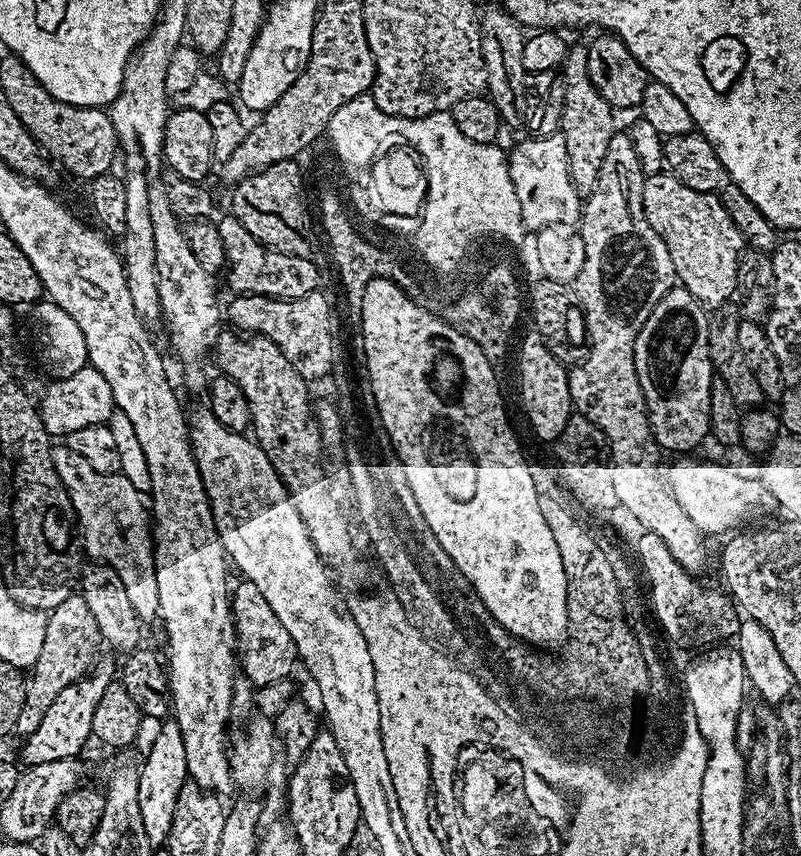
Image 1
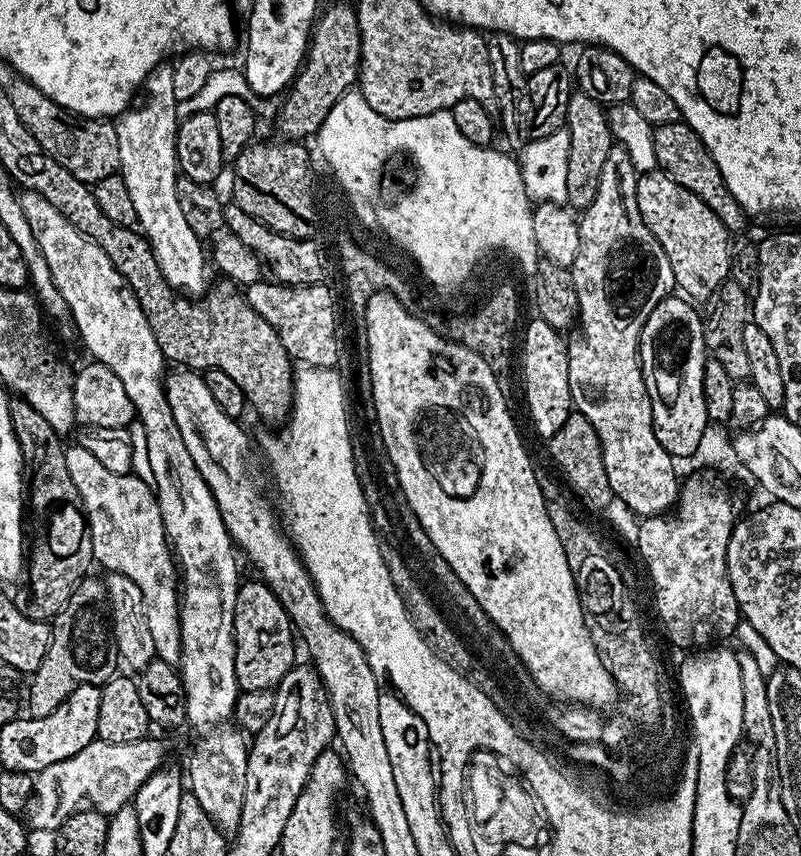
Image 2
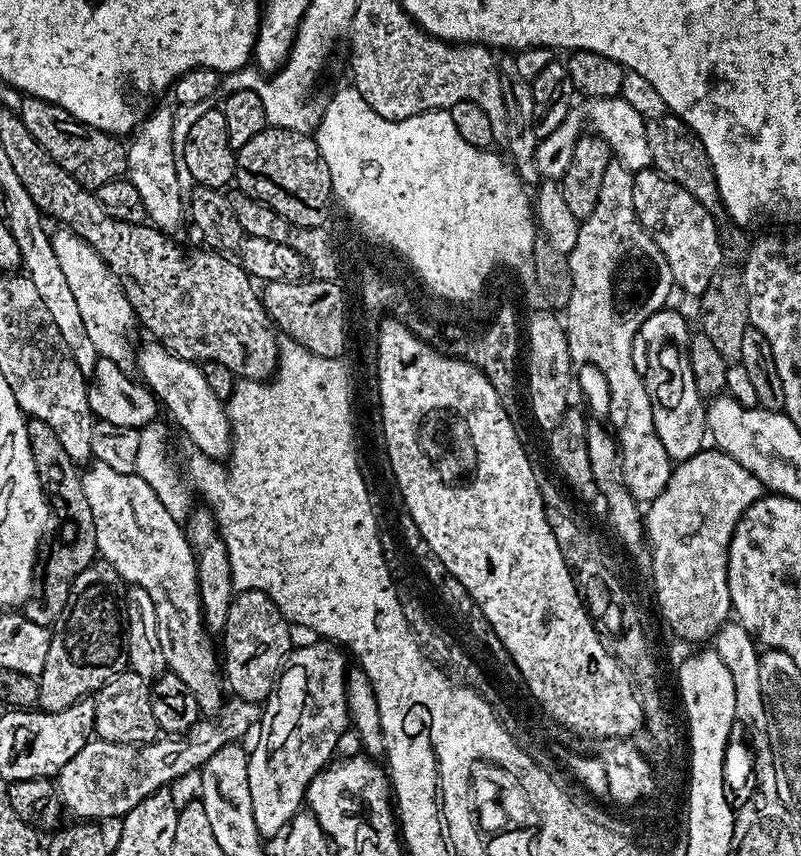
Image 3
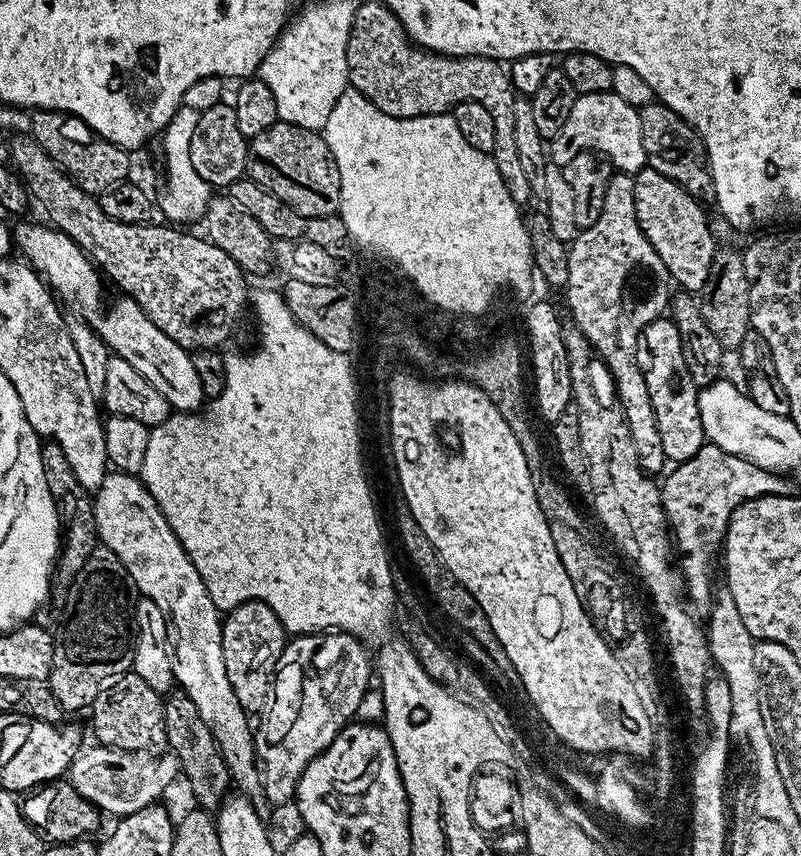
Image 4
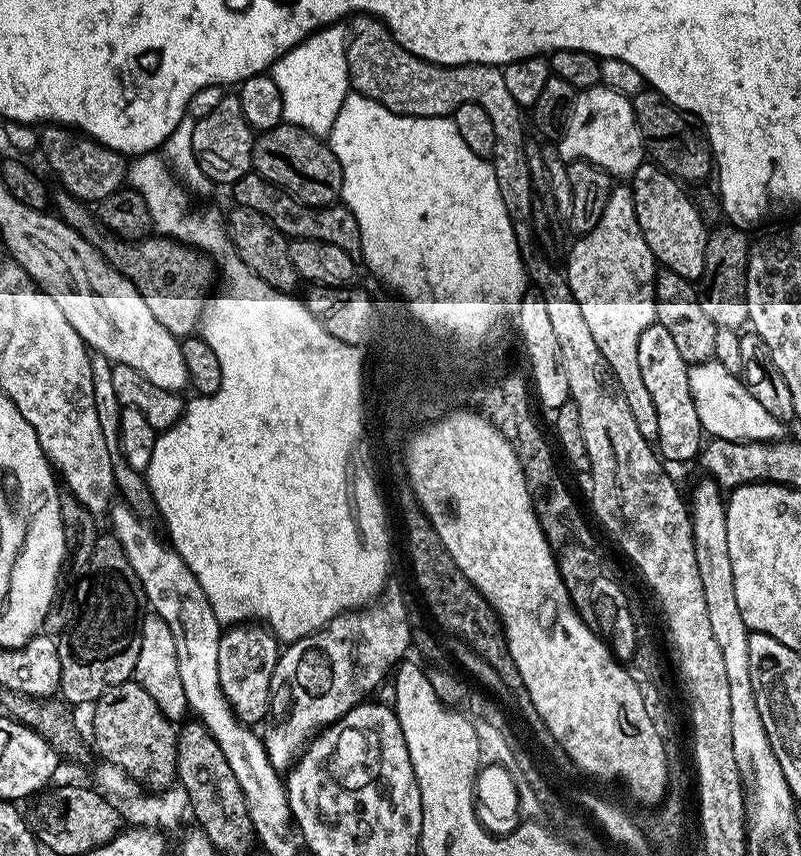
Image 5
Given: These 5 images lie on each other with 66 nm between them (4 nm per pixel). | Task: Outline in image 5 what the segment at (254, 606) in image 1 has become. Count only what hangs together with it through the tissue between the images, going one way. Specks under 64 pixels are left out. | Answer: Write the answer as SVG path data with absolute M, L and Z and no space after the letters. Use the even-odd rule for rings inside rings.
M256 622L237 624L229 627L218 642L218 682L226 702L234 714L244 724L256 726L256 723L267 721L272 702L272 675L274 666L280 661L282 648L275 636L267 627Z

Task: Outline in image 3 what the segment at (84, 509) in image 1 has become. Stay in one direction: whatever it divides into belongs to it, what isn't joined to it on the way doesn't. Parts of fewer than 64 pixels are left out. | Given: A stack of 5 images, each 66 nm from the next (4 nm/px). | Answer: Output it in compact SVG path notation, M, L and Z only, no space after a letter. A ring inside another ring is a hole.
M99 462L88 467L83 469L80 481L82 490L86 490L86 502L90 502L90 514L94 514L97 553L110 566L114 566L114 570L118 570L125 585L141 588L146 590L146 594L150 594L150 602L154 602L158 642L162 646L167 671L186 682L186 686L197 699L201 713L219 713L226 700L222 691L222 672L218 667L217 649L215 652L208 641L210 633L204 623L204 608L200 605L196 556L181 521L172 516L166 506L162 506L158 494L150 490L150 482L143 480L136 472L118 474L118 470L110 470L110 466Z

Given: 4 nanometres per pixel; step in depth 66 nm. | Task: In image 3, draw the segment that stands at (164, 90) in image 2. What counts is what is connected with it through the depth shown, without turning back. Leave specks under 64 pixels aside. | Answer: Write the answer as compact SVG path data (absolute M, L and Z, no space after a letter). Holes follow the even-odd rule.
M153 107L148 117L136 127L135 132L131 133L126 144L128 157L126 178L132 183L134 190L138 190L138 198L142 200L147 223L165 234L172 234L179 226L180 212L182 216L186 208L185 201L183 199L180 201L182 183L176 170L178 153L171 138L173 128L173 109Z

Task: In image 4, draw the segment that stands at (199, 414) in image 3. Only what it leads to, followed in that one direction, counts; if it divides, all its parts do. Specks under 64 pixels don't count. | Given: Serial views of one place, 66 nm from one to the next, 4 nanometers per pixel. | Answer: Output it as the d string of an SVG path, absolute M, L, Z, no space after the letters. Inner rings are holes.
M120 298L100 321L95 322L94 329L109 349L130 362L130 366L134 366L134 370L138 370L138 374L142 374L142 378L146 378L146 382L150 382L150 386L154 386L154 390L158 390L158 394L162 394L162 398L166 398L168 405L177 413L195 413L205 403L202 382L198 382L189 349L178 346L172 338L166 338L166 334L162 334L162 330L146 318L133 300Z

